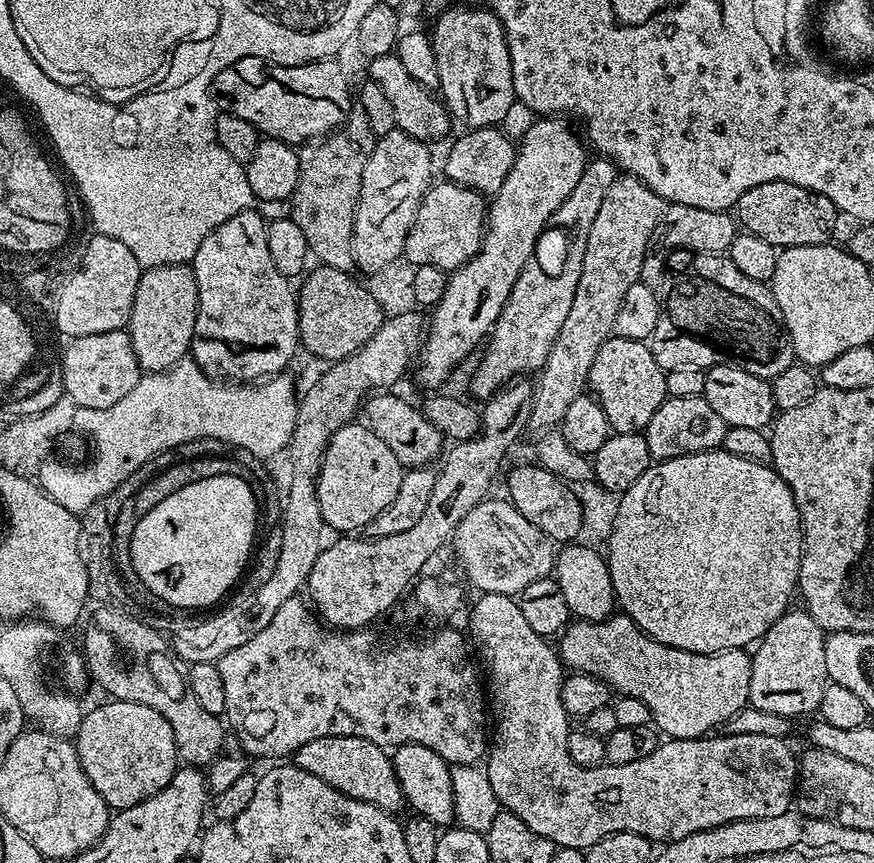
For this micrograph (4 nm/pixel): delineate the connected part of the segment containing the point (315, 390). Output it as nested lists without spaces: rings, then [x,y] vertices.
[[[412,310],[388,316],[366,345],[344,359],[329,363],[328,369],[318,382],[299,397],[294,434],[286,449],[288,464],[292,467],[292,481],[288,484],[288,497],[285,498],[284,509],[280,512],[280,553],[267,573],[272,580],[267,577],[268,584],[257,583],[249,596],[237,591],[223,607],[216,610],[221,612],[213,611],[208,614],[213,616],[198,621],[193,628],[180,628],[170,636],[172,652],[183,660],[185,665],[191,666],[198,662],[216,664],[223,656],[230,654],[230,650],[250,642],[254,634],[259,634],[260,631],[266,630],[266,626],[270,626],[270,621],[273,620],[274,614],[278,614],[282,602],[293,599],[299,593],[296,591],[299,588],[301,591],[307,585],[310,570],[314,570],[318,554],[326,547],[326,525],[316,493],[316,479],[320,473],[326,446],[335,432],[357,419],[364,401],[370,394],[377,390],[391,389],[396,386],[392,384],[403,378],[411,360],[413,363],[423,347],[426,320],[419,314],[422,315],[419,311]]]

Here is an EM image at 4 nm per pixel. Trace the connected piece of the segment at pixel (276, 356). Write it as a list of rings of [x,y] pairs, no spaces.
[[[247,208],[234,214],[234,218],[226,218],[226,222],[222,222],[222,226],[218,226],[210,234],[206,234],[206,238],[202,238],[202,246],[198,246],[198,254],[194,254],[194,258],[190,261],[190,267],[198,286],[198,318],[194,322],[194,338],[190,356],[207,376],[219,378],[225,382],[260,382],[265,378],[281,375],[291,365],[292,358],[296,355],[300,344],[300,327],[296,313],[298,296],[294,288],[288,285],[291,284],[289,277],[282,275],[270,258],[270,246],[266,246],[268,225],[261,213],[260,216],[256,210]]]

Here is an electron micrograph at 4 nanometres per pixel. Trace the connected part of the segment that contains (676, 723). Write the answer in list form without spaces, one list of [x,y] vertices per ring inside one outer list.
[[[613,614],[605,620],[569,623],[558,637],[558,655],[572,672],[585,672],[608,685],[613,693],[646,702],[646,706],[650,706],[652,724],[673,740],[699,740],[701,736],[715,733],[748,704],[752,657],[745,649],[731,648],[725,652],[678,650],[650,638],[623,614]]]

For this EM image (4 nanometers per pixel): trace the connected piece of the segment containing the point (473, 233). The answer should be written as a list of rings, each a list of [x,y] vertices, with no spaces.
[[[451,182],[433,183],[416,211],[410,234],[404,243],[403,259],[409,264],[455,270],[474,258],[484,240],[486,200],[472,188]]]

